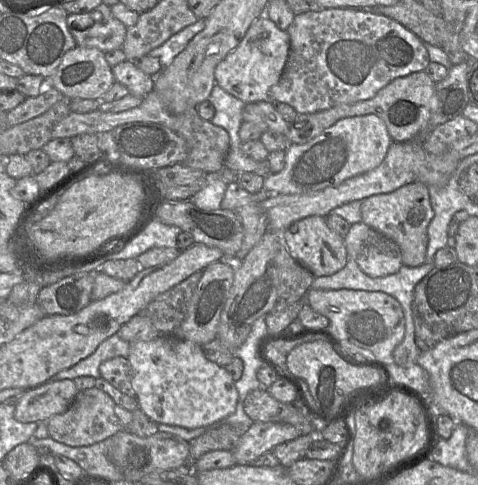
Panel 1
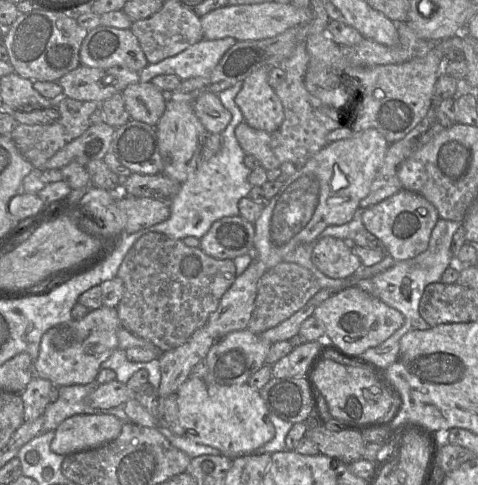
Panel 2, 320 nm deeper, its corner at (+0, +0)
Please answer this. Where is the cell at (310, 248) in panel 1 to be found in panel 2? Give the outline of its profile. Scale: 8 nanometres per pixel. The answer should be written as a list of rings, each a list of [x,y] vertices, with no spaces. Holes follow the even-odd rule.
[[[332,236],[316,241],[312,247],[311,259],[318,270],[333,279],[349,279],[362,267],[360,258],[353,252],[353,245],[346,240]]]

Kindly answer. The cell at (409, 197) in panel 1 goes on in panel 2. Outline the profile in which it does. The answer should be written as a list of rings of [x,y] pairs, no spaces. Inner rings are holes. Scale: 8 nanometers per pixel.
[[[405,189],[366,208],[362,215],[364,228],[382,242],[385,252],[396,261],[411,259],[424,252],[439,218],[437,209],[426,198]]]

